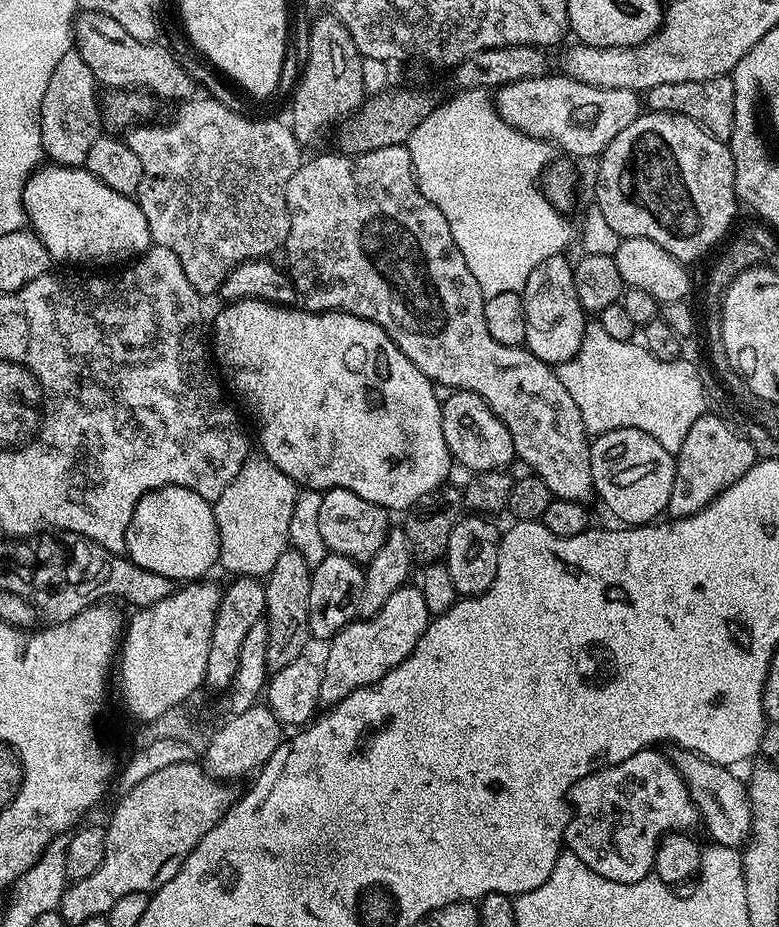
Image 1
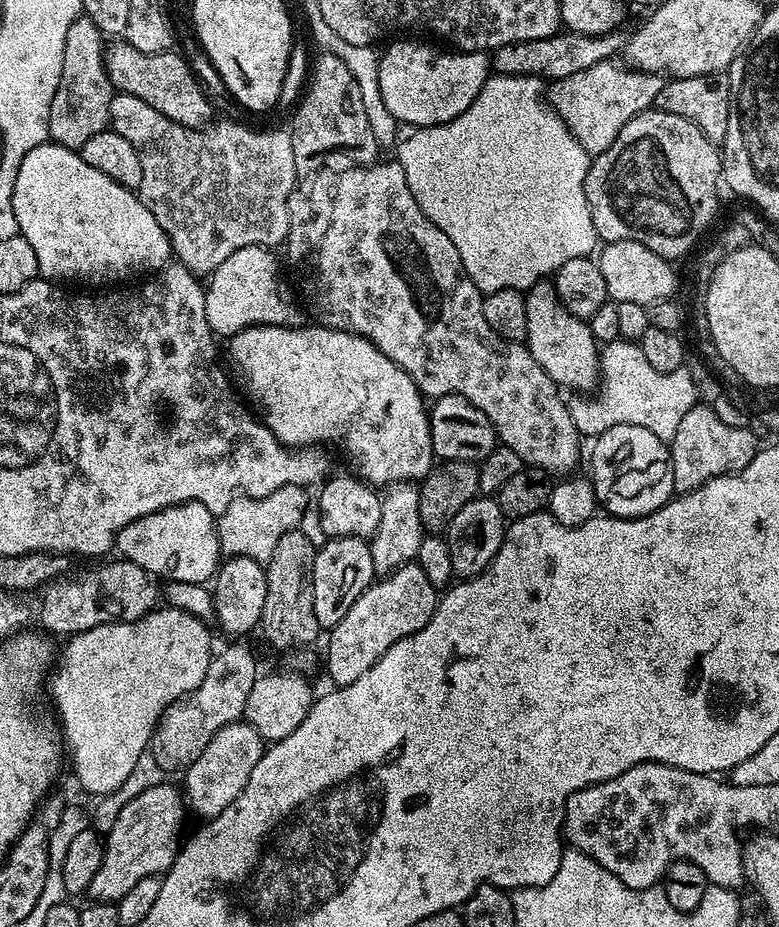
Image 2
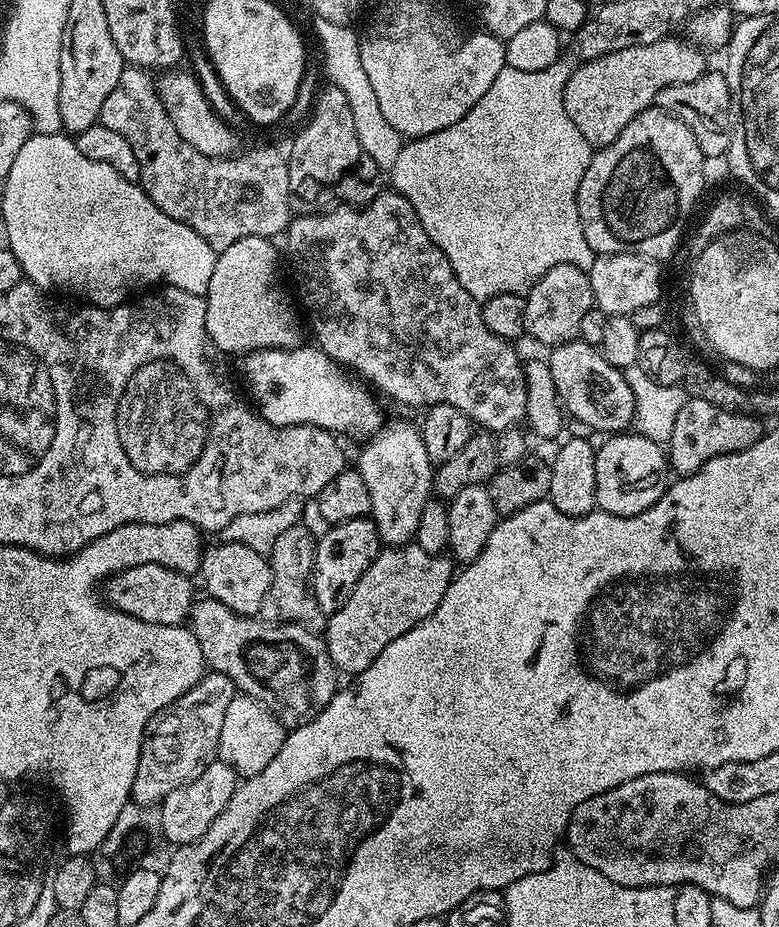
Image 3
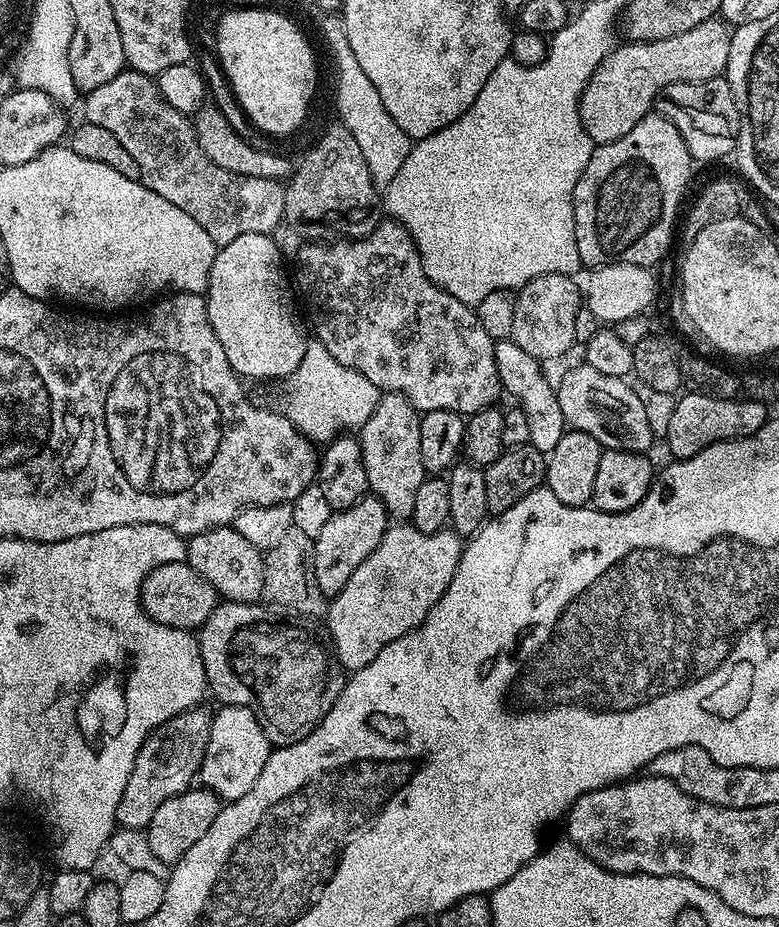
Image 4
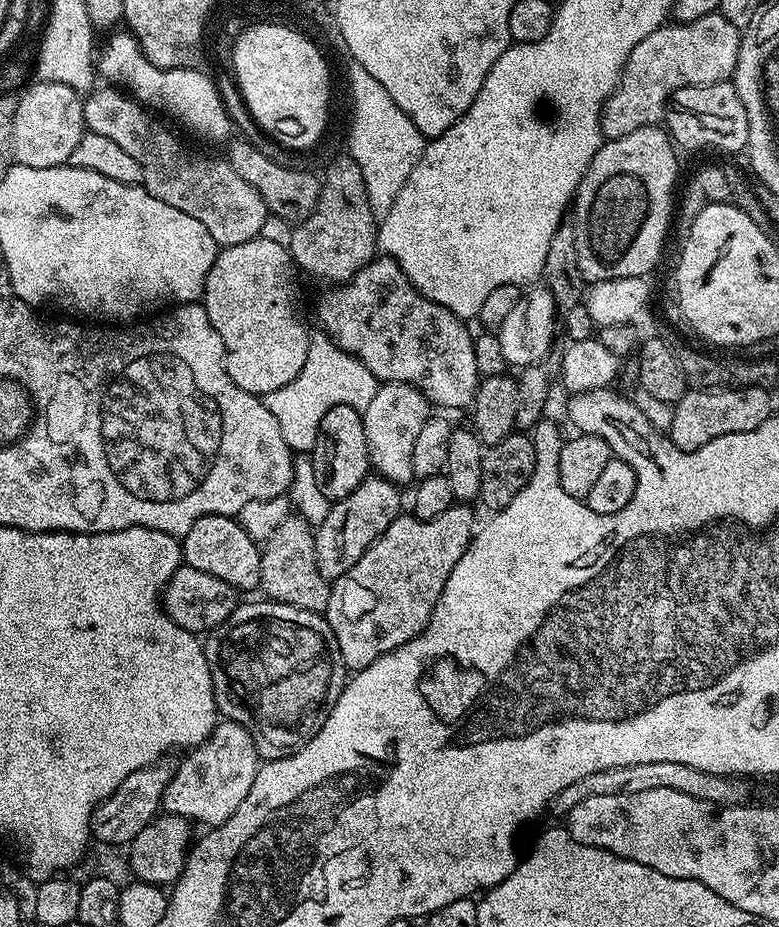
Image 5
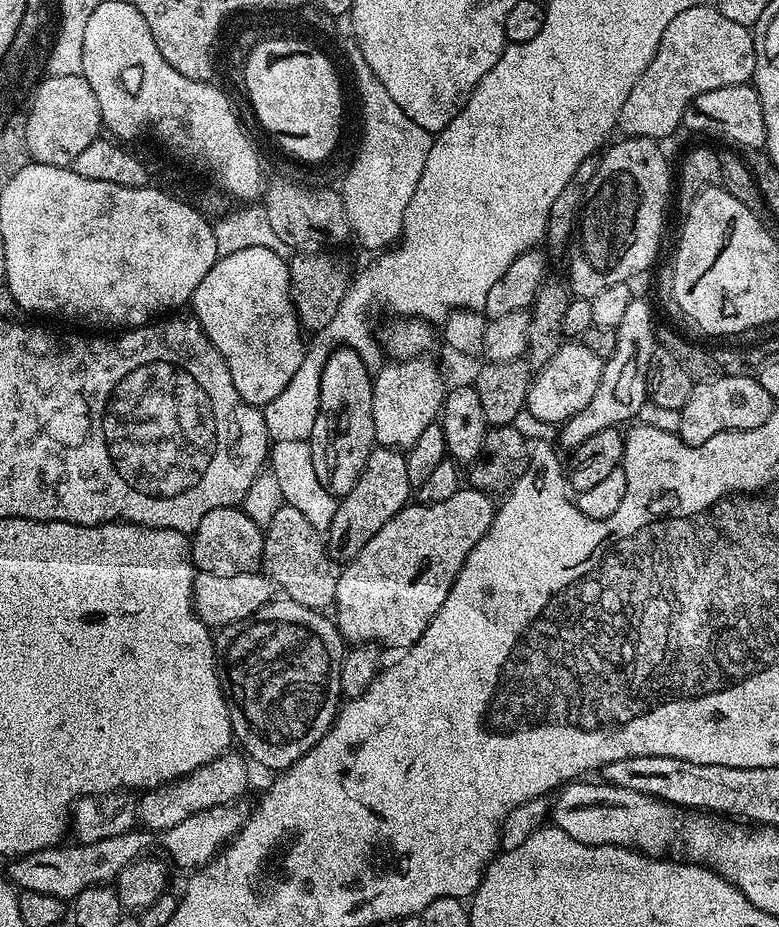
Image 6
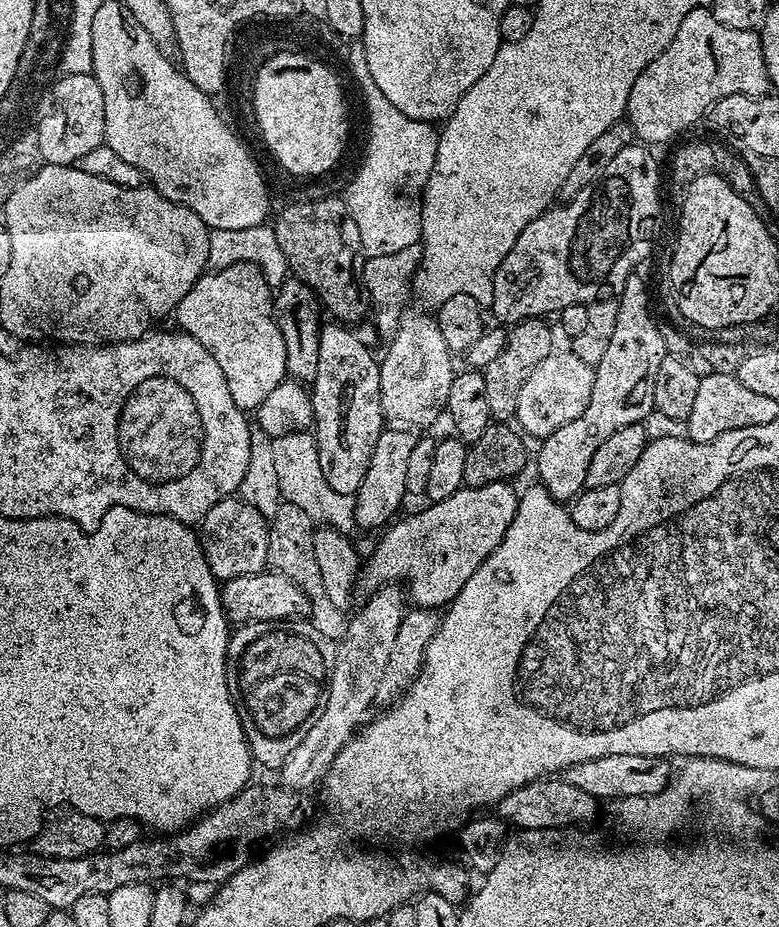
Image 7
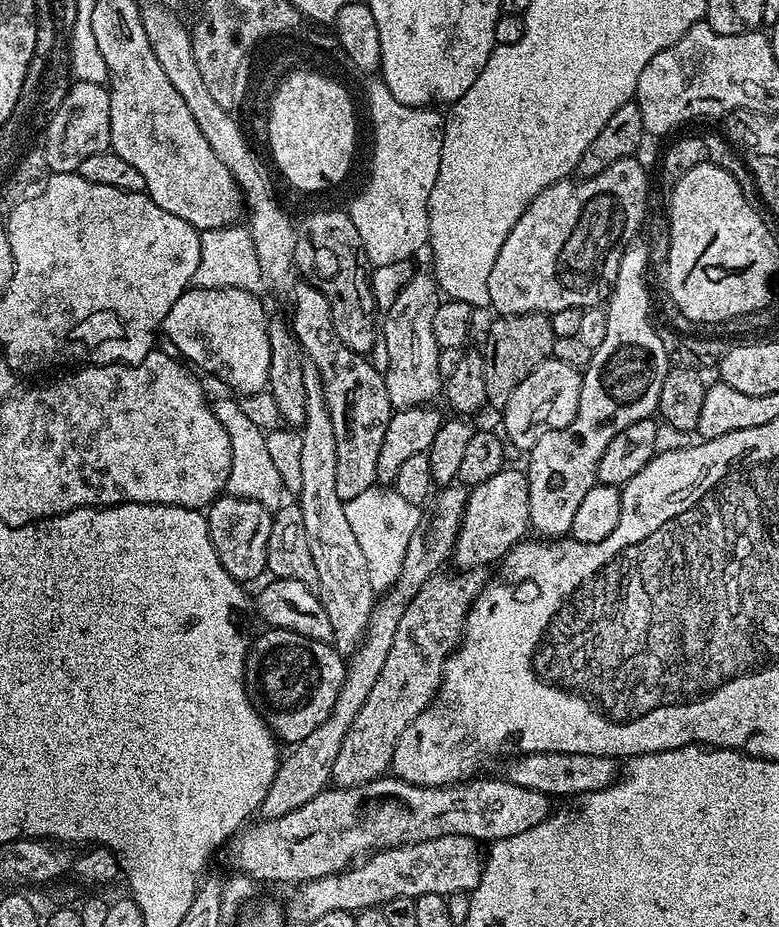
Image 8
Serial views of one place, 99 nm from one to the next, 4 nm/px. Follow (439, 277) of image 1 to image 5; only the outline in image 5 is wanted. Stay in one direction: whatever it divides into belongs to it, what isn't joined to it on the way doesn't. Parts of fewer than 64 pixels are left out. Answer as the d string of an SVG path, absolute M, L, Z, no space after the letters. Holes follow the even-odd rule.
M383 254L377 255L344 283L333 284L323 290L325 292L316 304L316 316L324 327L323 335L343 352L360 360L376 380L386 384L413 384L428 399L429 405L436 407L437 404L440 410L467 409L471 405L482 377L474 358L476 342L473 333L468 333L469 325L438 302L427 300L408 281L396 260Z

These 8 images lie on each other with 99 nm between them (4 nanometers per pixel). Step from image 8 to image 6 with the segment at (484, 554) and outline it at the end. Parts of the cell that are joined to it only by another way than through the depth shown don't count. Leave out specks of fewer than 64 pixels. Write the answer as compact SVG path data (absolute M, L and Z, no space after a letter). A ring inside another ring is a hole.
M462 486L453 496L446 498L446 502L434 502L433 504L412 502L409 503L407 508L402 509L398 514L394 514L394 518L390 518L390 522L386 522L386 526L382 526L382 530L378 530L378 534L374 534L374 538L370 538L370 542L366 542L366 546L362 546L359 554L354 559L347 561L343 565L342 571L337 575L334 623L341 637L356 646L383 646L385 649L388 647L406 650L411 644L416 644L420 635L426 630L428 623L434 618L434 614L438 614L442 602L446 602L446 594L450 594L450 586L454 586L470 550L474 550L474 546L478 546L478 542L490 530L494 515L492 500L493 497L487 492L480 492L471 486Z

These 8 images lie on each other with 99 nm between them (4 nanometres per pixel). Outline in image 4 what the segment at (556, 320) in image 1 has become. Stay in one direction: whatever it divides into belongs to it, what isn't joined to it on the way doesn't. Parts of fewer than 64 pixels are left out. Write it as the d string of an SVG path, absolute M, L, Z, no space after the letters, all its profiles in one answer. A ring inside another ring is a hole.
M587 362L570 369L556 384L556 397L565 423L573 430L590 434L606 450L628 452L628 440L620 440L620 404L637 400L639 391L628 385L623 377L602 374Z

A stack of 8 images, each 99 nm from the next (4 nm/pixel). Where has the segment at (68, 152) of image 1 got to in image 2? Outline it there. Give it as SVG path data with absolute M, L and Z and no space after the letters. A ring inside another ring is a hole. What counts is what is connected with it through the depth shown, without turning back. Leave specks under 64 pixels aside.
M79 15L66 30L66 46L62 58L62 74L58 82L58 90L54 90L54 102L50 102L50 118L48 119L48 140L60 144L63 148L78 150L86 146L94 134L105 131L110 124L110 102L114 89L106 74L104 54L106 37L90 19Z

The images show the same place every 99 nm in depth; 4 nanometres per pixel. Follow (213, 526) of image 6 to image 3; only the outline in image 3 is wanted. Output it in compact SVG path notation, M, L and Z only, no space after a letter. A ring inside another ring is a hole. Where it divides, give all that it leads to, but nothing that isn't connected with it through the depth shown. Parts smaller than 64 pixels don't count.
M224 540L213 548L205 547L200 558L199 575L204 576L207 595L213 596L222 606L230 606L243 616L257 615L266 602L266 594L270 590L272 565L268 556L258 554L258 550L250 550L250 546L242 546L238 542Z

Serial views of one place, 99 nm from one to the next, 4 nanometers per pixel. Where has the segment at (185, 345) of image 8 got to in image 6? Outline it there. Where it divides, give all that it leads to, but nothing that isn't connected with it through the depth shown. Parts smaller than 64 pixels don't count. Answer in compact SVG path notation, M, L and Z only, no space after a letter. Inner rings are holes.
M252 246L226 254L219 257L214 266L210 266L210 274L198 282L198 290L194 290L190 301L190 308L196 311L193 312L195 320L202 326L218 354L222 354L230 370L230 378L233 378L234 386L242 394L243 400L259 408L274 400L294 378L302 365L306 347L305 337L300 337L302 325L296 317L296 307L292 305L292 281L288 278L288 265L285 257L265 246Z

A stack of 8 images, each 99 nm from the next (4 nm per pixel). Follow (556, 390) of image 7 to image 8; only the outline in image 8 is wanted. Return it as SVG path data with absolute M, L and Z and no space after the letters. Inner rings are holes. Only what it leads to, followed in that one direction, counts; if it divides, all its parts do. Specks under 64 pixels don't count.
M551 358L542 361L533 372L526 374L526 378L518 382L518 390L510 394L510 402L506 402L502 409L505 432L503 435L507 443L511 447L513 444L516 448L531 450L534 442L542 438L542 434L550 434L550 430L570 426L570 422L574 422L578 414L578 398L582 394L583 381L581 369L566 366L566 362Z

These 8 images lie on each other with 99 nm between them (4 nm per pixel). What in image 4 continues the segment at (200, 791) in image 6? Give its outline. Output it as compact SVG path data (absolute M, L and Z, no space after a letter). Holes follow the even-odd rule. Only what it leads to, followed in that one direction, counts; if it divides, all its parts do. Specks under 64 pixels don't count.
M221 705L218 710L213 713L207 748L197 777L199 783L219 796L221 801L231 802L254 786L268 761L272 745L249 708Z

